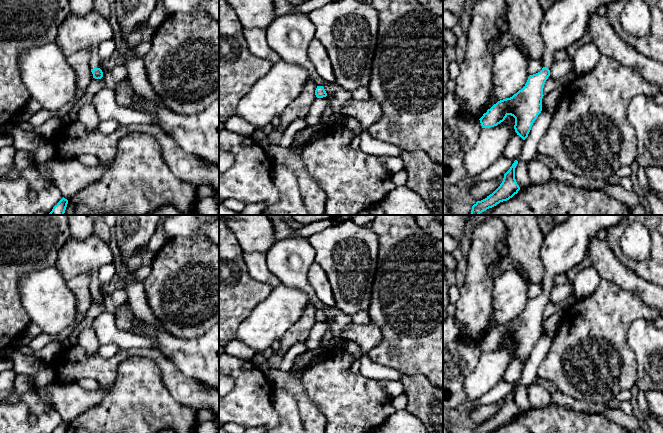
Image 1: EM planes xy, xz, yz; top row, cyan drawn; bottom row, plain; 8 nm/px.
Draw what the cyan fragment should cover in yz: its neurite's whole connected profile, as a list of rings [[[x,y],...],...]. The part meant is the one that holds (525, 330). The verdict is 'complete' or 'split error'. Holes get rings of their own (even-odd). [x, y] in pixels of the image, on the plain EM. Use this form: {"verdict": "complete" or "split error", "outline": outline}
{"verdict": "split error", "outline": [[[571,215],[544,236],[539,259],[545,268],[540,296],[530,299],[525,310],[510,322],[498,325],[479,343],[482,352],[497,350],[508,339],[515,342],[514,353],[523,364],[542,335],[543,312],[557,275],[566,274],[585,258],[588,244],[601,229],[607,230],[627,215]]]}

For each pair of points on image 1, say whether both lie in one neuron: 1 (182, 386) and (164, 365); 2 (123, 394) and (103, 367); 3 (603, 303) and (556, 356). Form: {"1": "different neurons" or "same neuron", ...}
{"1": "same neuron", "2": "different neurons", "3": "same neuron"}

